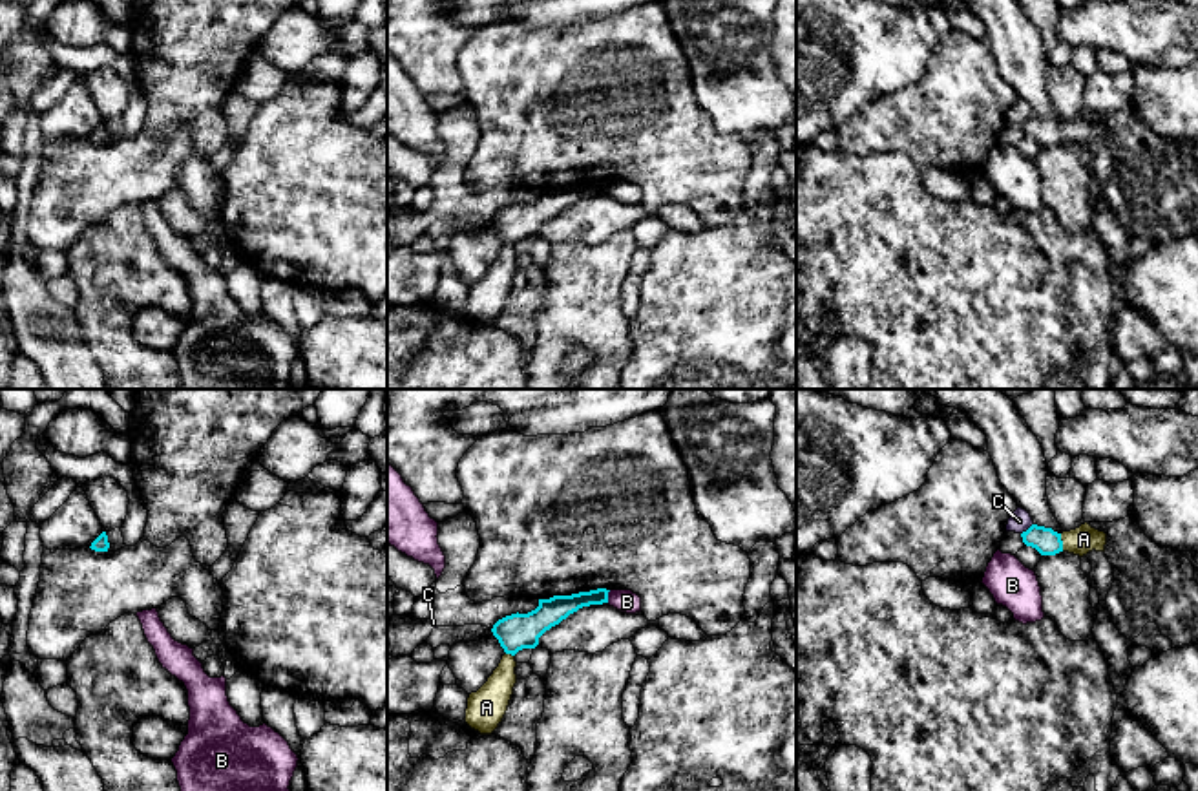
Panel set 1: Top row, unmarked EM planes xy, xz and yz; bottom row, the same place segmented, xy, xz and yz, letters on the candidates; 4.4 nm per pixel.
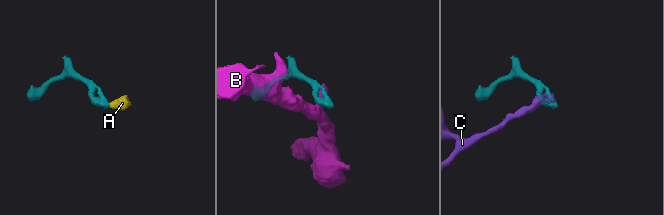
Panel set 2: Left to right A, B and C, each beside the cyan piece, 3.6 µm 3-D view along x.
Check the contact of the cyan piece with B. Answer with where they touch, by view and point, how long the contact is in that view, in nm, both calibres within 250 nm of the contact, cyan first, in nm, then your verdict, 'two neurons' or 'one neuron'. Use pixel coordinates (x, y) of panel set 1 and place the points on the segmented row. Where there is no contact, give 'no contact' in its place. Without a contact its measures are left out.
xz (607, 596) | 60 nm | 120/100 nm | two neurons

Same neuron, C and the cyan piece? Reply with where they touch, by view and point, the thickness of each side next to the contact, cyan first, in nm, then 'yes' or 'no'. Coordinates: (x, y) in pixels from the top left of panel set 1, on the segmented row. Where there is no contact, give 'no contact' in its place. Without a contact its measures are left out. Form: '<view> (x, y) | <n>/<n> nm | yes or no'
yz (1029, 528) | 120/90 nm | no

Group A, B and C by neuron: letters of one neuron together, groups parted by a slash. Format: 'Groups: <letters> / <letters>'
Groups: A / B / C

